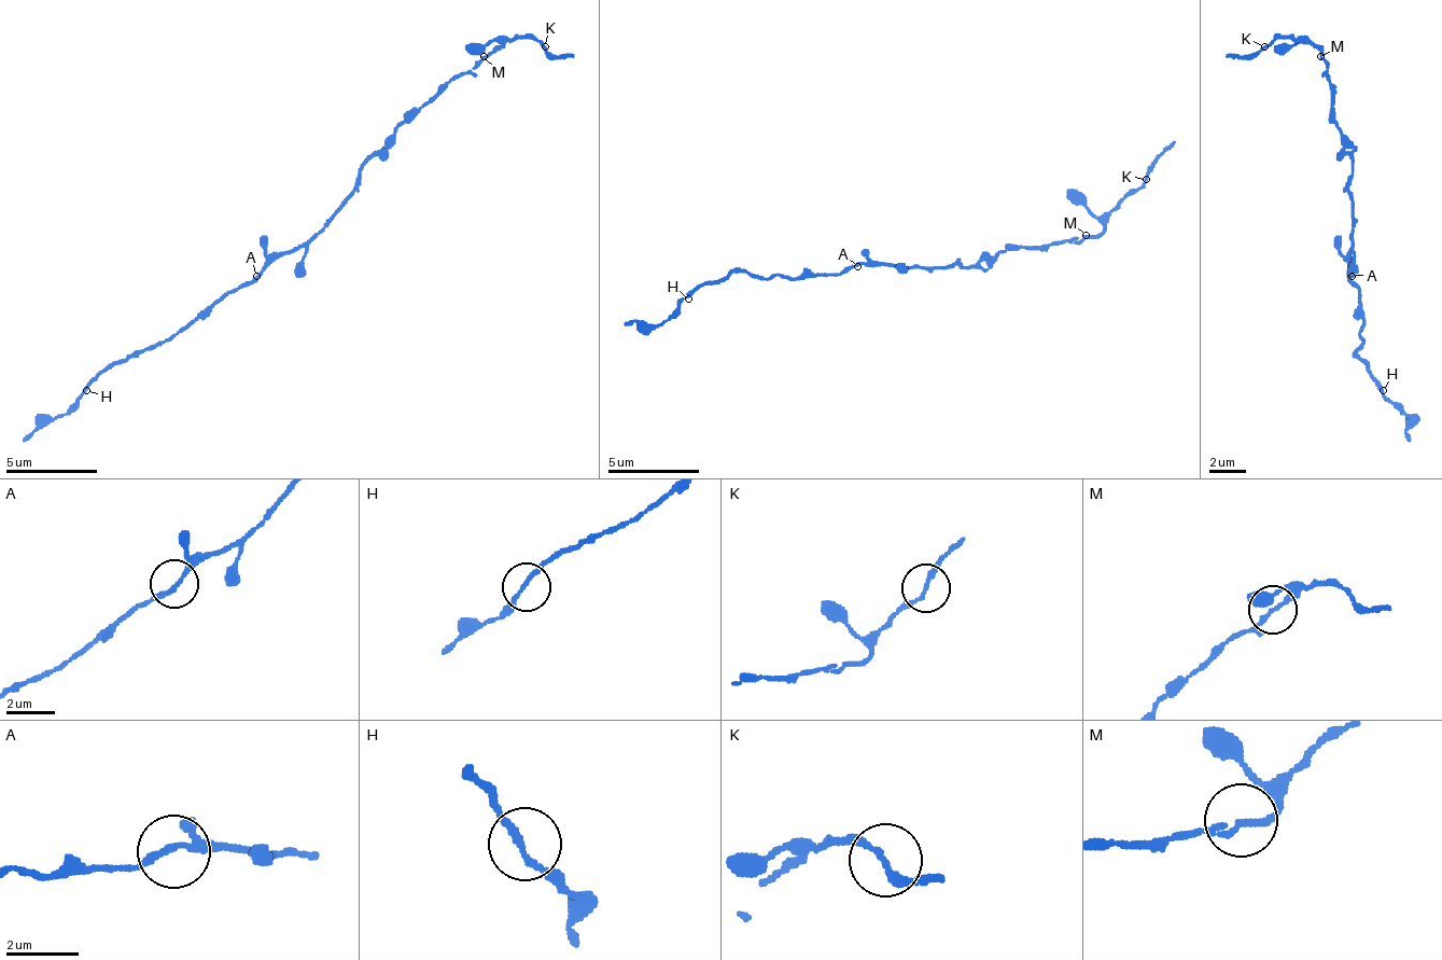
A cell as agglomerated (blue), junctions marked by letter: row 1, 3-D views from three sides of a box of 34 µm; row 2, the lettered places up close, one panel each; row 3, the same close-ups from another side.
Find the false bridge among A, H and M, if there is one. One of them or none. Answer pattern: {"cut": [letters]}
{"cut": []}

